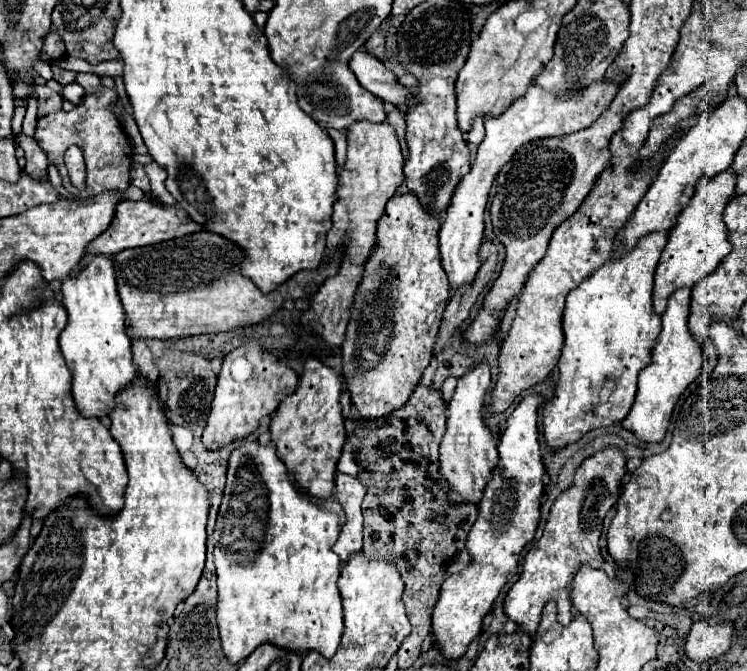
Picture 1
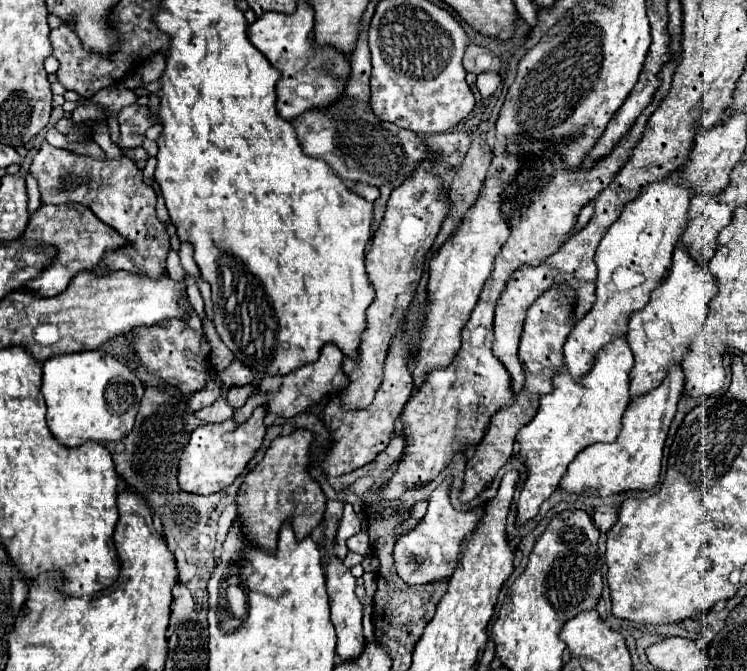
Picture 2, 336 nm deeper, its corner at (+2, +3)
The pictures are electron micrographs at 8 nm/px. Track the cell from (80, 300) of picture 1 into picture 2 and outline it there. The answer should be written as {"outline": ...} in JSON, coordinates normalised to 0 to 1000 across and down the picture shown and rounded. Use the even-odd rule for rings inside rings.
{"outline":[[[108,522],[79,528],[58,539],[58,590],[63,602],[63,635],[87,665],[106,665],[116,656],[157,659],[178,638],[186,599],[191,593],[191,572],[170,542],[159,539],[141,522]]]}

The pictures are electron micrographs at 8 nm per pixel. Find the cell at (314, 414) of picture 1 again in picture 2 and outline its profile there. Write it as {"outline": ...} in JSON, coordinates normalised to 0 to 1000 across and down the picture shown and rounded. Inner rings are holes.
{"outline":[[[408,638],[392,641],[384,650],[371,650],[355,674],[355,683],[325,715],[317,742],[317,772],[328,781],[328,799],[355,820],[368,820],[371,793],[387,772],[395,799],[403,805],[432,775],[438,742],[424,715],[414,706],[419,653],[419,644]]]}

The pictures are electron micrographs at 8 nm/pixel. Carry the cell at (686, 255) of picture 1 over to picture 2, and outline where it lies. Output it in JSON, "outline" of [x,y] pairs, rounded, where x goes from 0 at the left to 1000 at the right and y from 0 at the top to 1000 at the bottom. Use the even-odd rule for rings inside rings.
{"outline":[[[906,367],[901,376],[901,396],[896,414],[890,414],[890,420],[871,435],[866,456],[847,465],[839,483],[839,507],[850,531],[850,545],[842,557],[845,593],[858,590],[858,584],[869,584],[869,578],[885,572],[885,560],[890,560],[890,548],[896,542],[912,542],[914,528],[920,525],[925,507],[944,480],[949,447],[957,438],[957,414],[928,382],[922,382],[922,370]]]}

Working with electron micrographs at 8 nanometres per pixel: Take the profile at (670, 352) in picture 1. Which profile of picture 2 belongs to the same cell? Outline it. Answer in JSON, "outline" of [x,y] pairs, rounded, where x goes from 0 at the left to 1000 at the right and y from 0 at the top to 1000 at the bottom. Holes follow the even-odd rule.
{"outline":[[[898,542],[888,569],[853,590],[834,620],[834,641],[823,659],[805,659],[783,668],[762,692],[759,706],[751,715],[751,727],[762,733],[797,730],[802,739],[839,733],[839,730],[871,730],[885,706],[885,674],[898,635],[898,626],[906,611],[917,575],[917,557],[909,542]]]}

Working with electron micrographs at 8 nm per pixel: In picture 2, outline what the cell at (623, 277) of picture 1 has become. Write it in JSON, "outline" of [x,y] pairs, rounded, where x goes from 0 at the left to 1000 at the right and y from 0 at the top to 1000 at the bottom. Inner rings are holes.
{"outline":[[[821,501],[821,507],[815,513],[810,513],[810,519],[805,519],[794,537],[794,545],[786,557],[780,557],[778,563],[767,563],[762,557],[762,551],[756,548],[756,542],[746,551],[746,557],[740,560],[740,584],[727,587],[722,593],[722,611],[714,620],[714,626],[708,632],[703,632],[695,647],[692,647],[692,659],[695,659],[695,677],[703,683],[703,694],[705,694],[705,718],[697,730],[697,739],[692,745],[692,781],[703,781],[705,775],[711,775],[719,763],[722,754],[740,736],[740,730],[748,724],[754,706],[759,703],[759,694],[767,689],[767,683],[786,665],[799,662],[799,659],[821,659],[829,644],[831,644],[831,626],[834,626],[834,614],[839,611],[845,590],[842,590],[842,554],[847,548],[847,525],[839,513],[837,501]]]}

